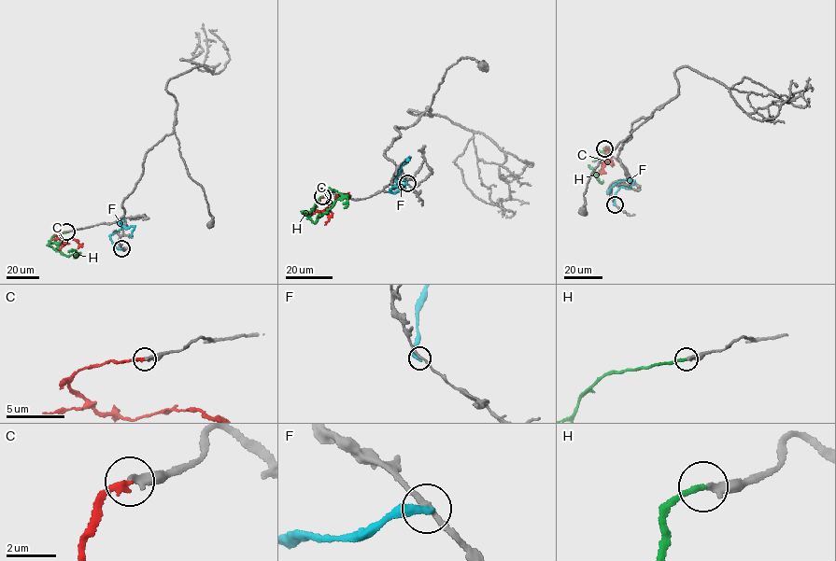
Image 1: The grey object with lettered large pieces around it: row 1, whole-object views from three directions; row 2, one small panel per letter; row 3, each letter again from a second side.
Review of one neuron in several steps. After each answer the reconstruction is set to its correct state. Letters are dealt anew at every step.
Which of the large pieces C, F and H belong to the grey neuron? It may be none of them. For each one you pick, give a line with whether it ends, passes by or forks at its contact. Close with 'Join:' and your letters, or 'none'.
H: it ends there
Join: H

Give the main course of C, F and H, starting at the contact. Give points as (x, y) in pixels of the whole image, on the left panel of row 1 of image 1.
C: (66, 232), (56, 236), (82, 244)
F: (121, 248), (114, 246), (110, 235), (120, 228), (119, 223), (125, 229), (134, 227), (130, 236)
H: (66, 231), (56, 233), (50, 242), (56, 243), (65, 256), (77, 253), (75, 250), (68, 252)

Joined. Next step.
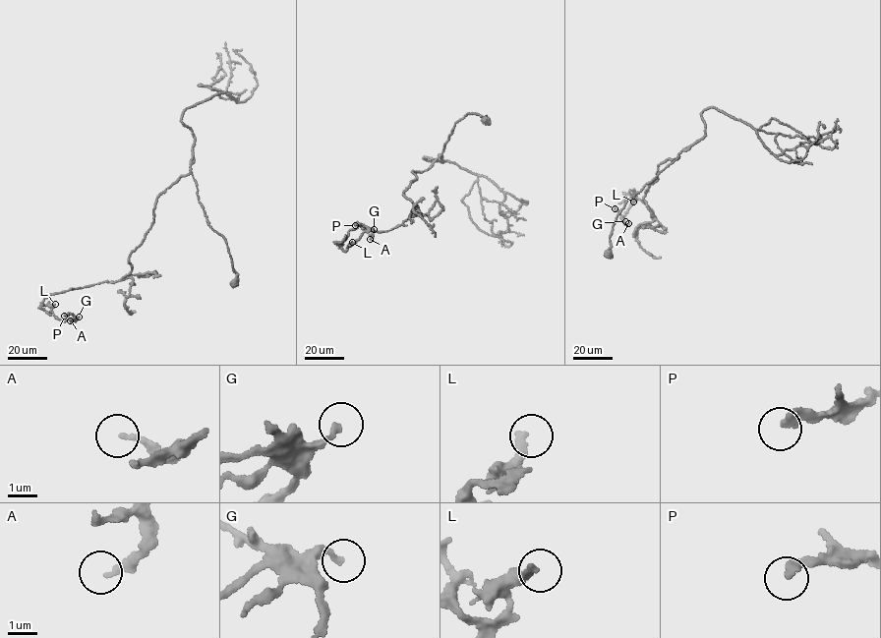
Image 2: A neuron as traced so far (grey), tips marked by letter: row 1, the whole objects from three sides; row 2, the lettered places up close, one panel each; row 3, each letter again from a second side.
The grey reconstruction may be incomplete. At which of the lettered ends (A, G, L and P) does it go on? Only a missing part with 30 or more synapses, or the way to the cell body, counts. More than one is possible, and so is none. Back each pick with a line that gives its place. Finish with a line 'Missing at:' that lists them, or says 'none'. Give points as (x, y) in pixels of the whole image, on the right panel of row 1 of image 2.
Missing at: none

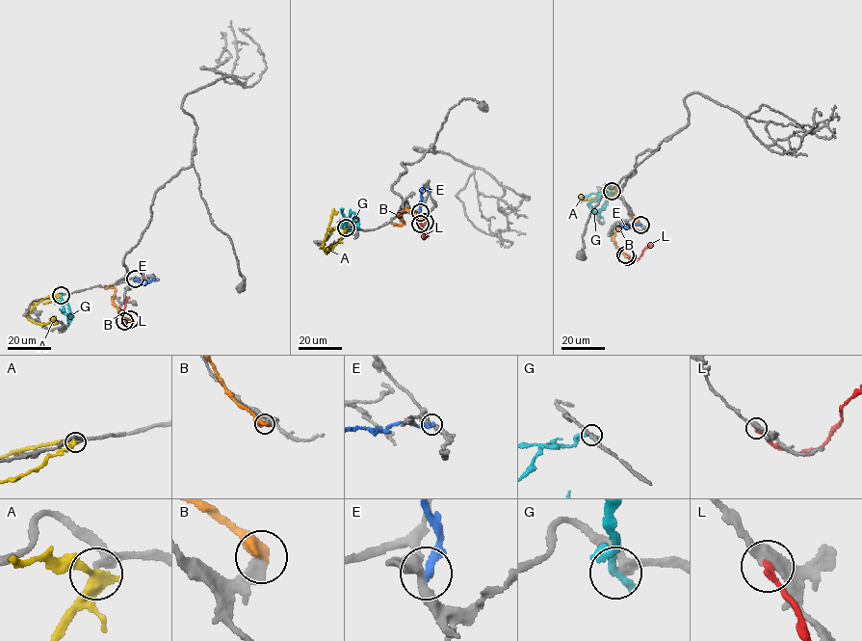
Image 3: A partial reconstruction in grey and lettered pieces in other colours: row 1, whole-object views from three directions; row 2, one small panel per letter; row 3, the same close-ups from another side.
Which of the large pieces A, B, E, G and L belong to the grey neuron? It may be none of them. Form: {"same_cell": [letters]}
{"same_cell": []}

